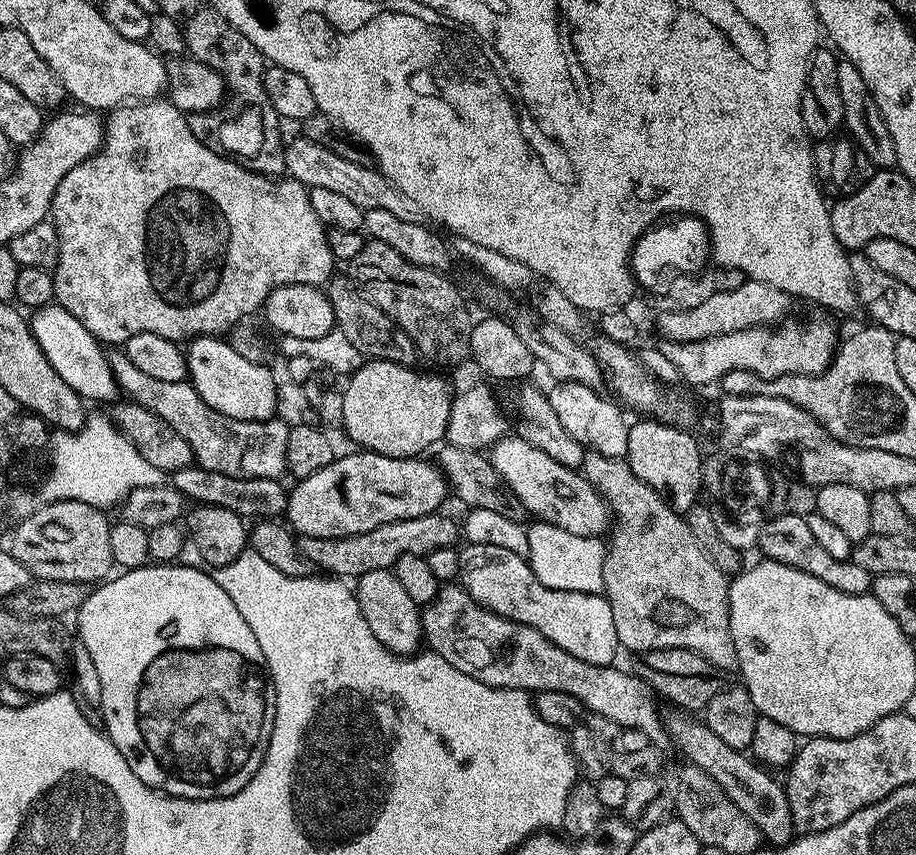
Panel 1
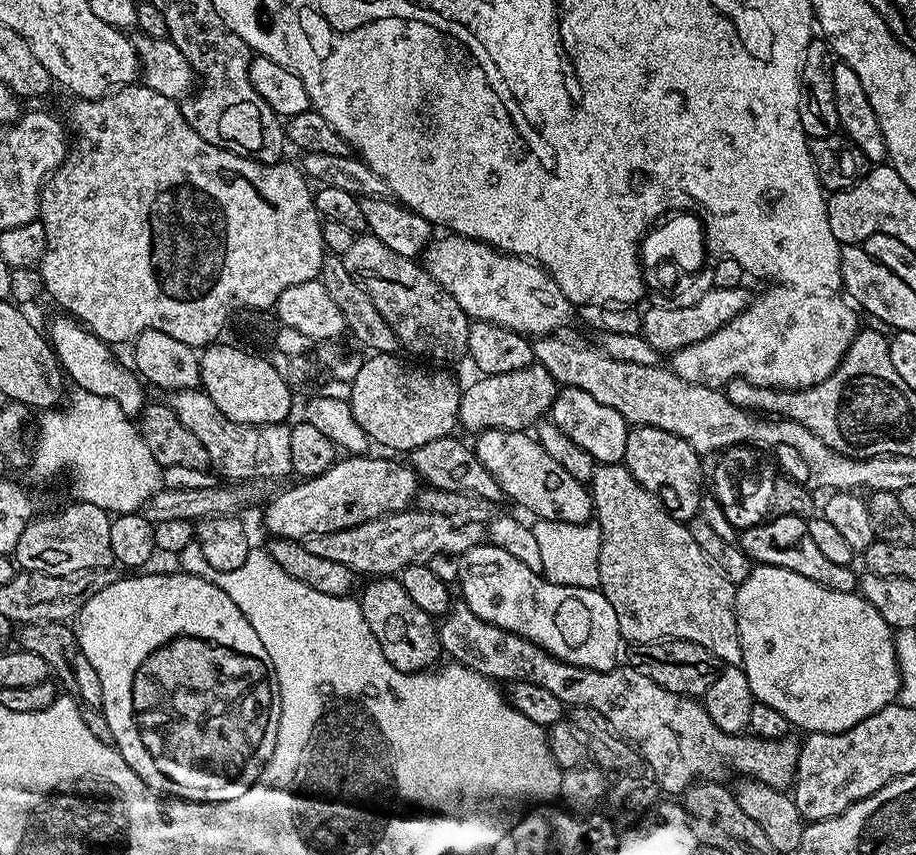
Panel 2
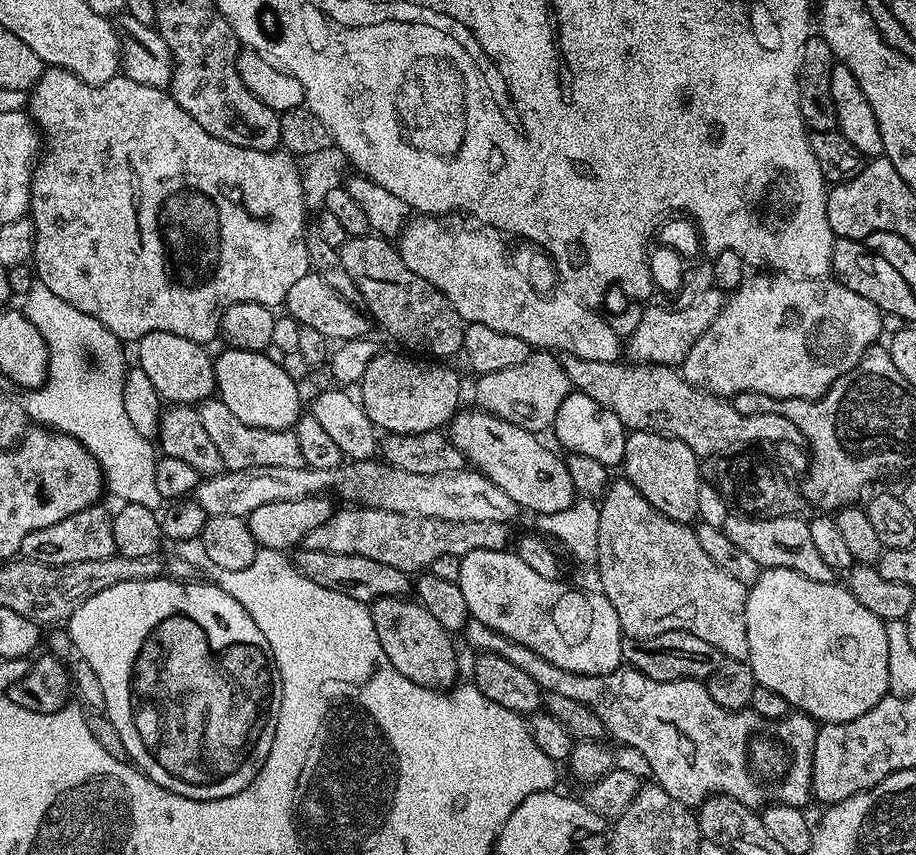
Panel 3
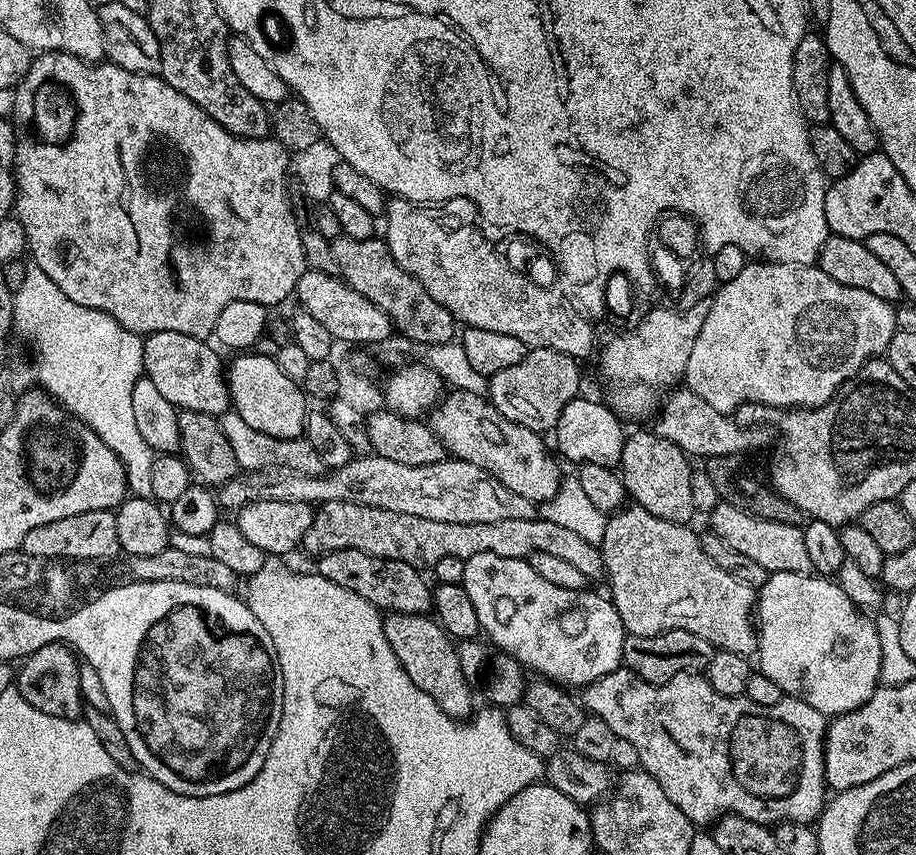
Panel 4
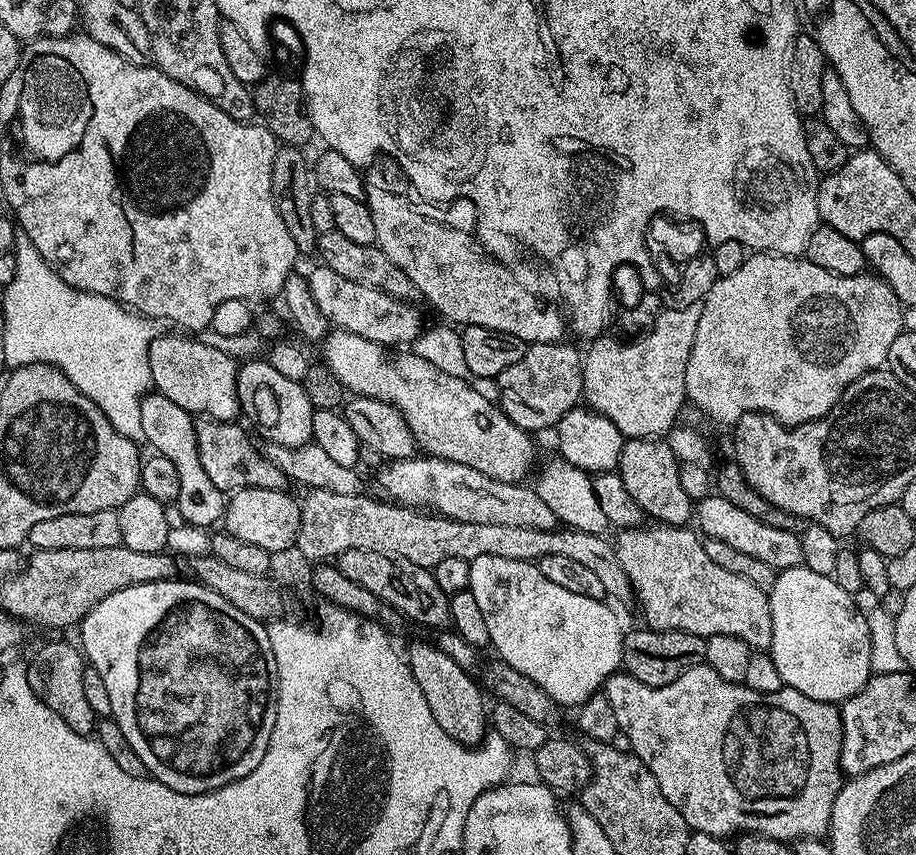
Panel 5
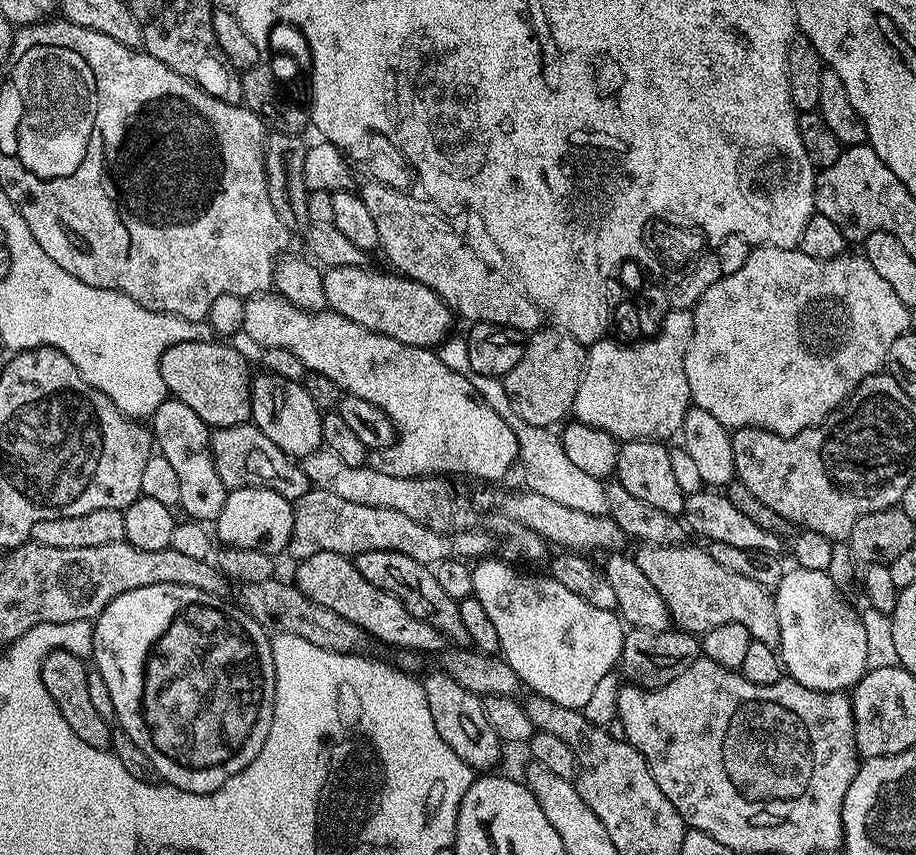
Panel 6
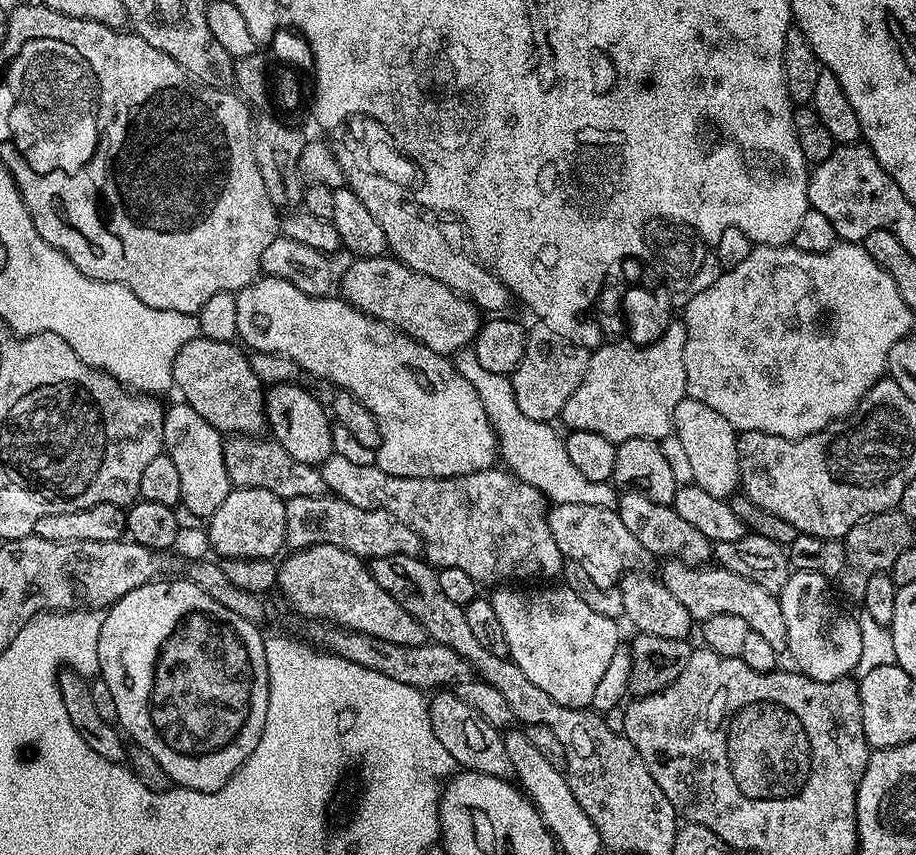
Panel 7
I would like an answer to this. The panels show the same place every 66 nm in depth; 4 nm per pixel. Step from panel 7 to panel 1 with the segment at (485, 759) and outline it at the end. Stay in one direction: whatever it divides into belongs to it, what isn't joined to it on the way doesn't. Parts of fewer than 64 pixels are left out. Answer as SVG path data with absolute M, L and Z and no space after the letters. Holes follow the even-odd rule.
M392 568L370 570L362 574L355 581L354 591L362 618L366 618L366 626L370 626L374 638L378 638L386 650L396 656L410 656L421 651L424 638L420 621L421 605L416 604L410 594L406 594L406 589L399 584Z

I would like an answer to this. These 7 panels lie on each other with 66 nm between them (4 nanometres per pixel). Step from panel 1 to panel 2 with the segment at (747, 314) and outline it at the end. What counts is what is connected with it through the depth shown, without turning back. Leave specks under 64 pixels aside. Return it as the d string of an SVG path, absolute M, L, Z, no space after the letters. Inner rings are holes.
M744 286L730 290L712 288L710 294L704 295L699 302L694 302L694 306L644 308L642 335L646 338L646 342L650 342L650 346L654 346L654 350L662 354L671 354L694 342L702 342L702 338L722 330L722 326L729 324L743 308L748 307L750 295L748 296L746 289Z

